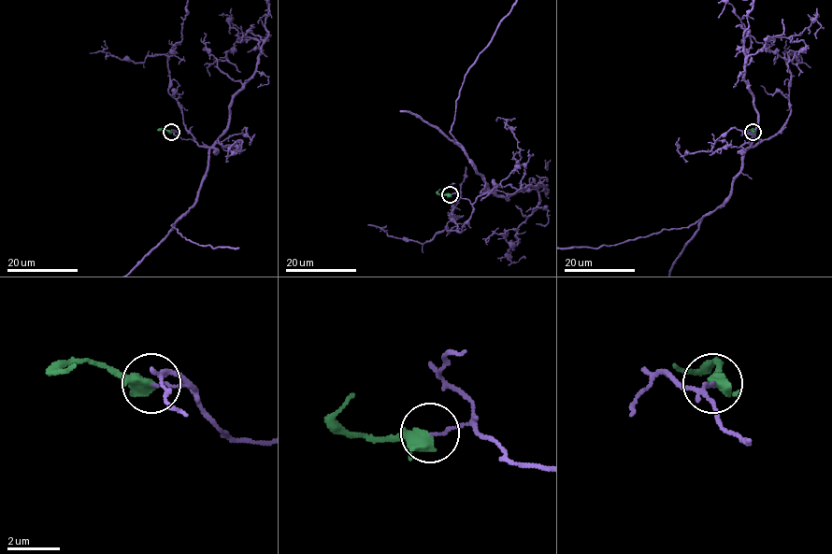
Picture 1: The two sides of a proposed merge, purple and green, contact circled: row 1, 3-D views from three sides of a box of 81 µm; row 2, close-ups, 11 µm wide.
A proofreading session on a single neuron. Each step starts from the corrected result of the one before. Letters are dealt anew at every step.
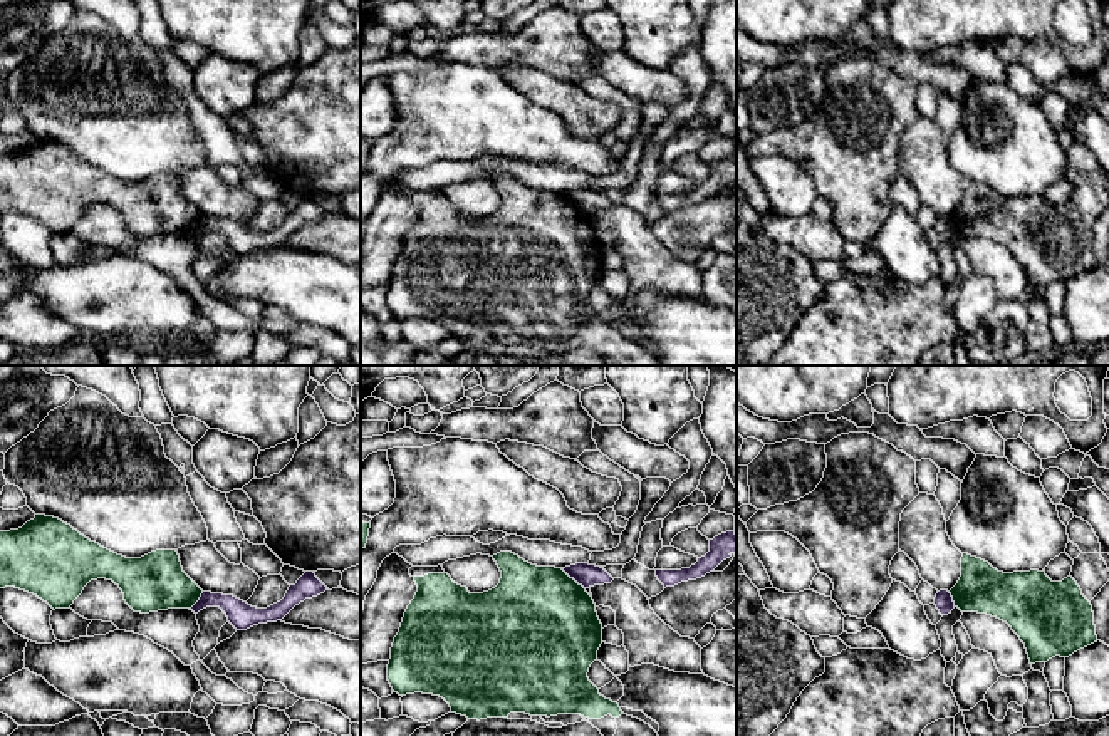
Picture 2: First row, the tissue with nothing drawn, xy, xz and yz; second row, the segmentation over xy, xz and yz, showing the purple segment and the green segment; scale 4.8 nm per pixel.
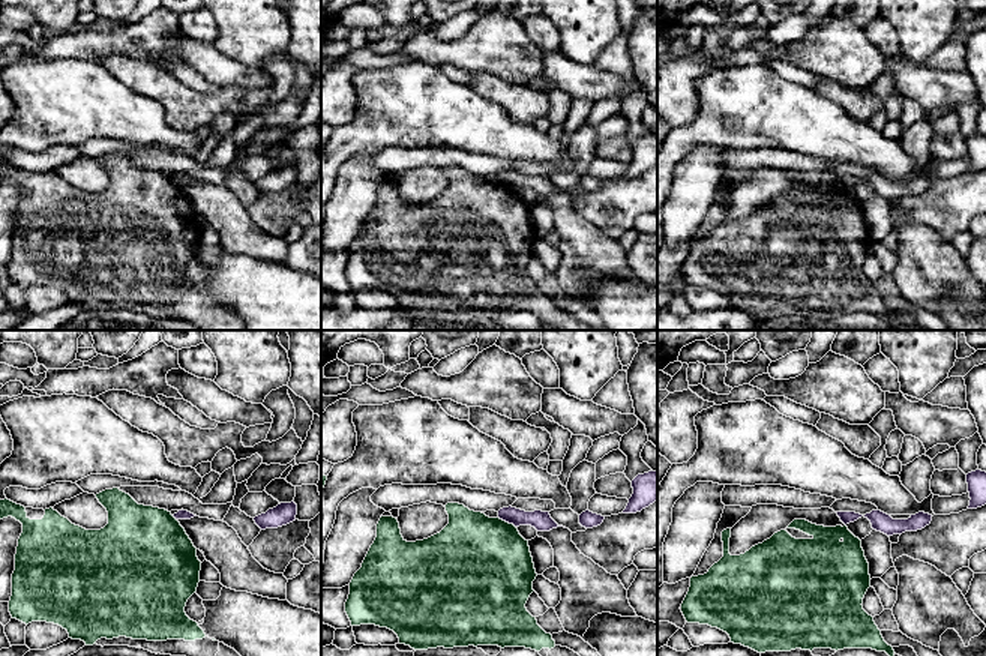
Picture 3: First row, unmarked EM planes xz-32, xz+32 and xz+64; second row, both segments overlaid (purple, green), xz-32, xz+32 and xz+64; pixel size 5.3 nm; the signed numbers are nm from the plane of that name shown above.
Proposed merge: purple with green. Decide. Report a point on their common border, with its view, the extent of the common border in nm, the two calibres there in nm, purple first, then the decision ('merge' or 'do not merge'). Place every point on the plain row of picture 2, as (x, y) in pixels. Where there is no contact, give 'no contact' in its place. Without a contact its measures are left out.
contact xz (572, 202); length 160 nm; calibres 110 and 480 nm; do not merge

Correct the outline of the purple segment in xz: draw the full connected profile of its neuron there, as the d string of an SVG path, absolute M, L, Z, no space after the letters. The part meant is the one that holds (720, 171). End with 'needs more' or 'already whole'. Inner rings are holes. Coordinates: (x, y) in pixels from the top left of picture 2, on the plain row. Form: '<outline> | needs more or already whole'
M735 154L721 158L710 164L710 176L705 181L698 183L698 186L690 193L656 194L656 201L664 210L664 213L674 211L681 206L696 205L710 196L715 196L715 193L733 178L737 178Z | already whole

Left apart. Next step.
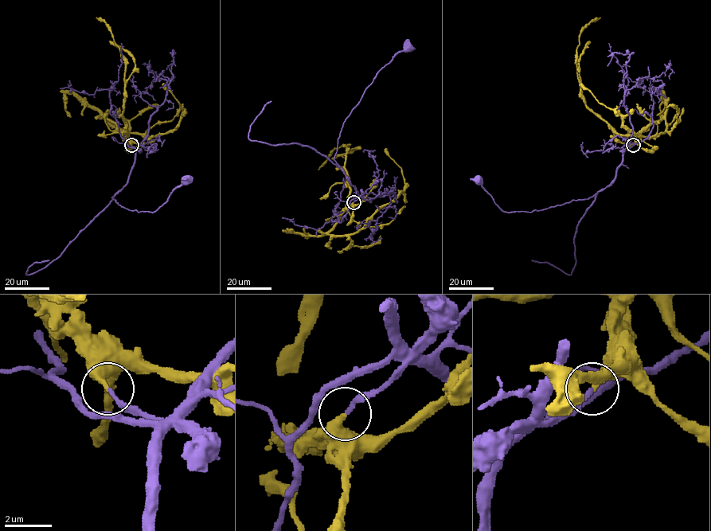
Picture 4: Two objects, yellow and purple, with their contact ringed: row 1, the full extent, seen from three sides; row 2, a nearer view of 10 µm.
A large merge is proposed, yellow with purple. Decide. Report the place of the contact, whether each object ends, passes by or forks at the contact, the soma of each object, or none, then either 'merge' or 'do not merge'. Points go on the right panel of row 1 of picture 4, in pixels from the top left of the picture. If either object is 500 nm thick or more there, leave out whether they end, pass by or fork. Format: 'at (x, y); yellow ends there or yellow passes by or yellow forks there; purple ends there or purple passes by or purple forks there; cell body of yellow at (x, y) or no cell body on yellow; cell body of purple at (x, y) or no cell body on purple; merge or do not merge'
at (633, 145); yellow ends there; purple ends there; no cell body on yellow; cell body of purple at (478, 179); do not merge

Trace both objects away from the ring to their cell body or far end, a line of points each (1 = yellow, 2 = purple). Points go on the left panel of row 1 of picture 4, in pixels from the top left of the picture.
1: (131, 145), (129, 137), (107, 119), (130, 132), (146, 136), (171, 132), (179, 124), (182, 110), (163, 83)
2: (131, 145), (136, 148), (135, 162), (128, 181), (112, 197), (122, 207), (138, 212), (155, 212), (187, 178)

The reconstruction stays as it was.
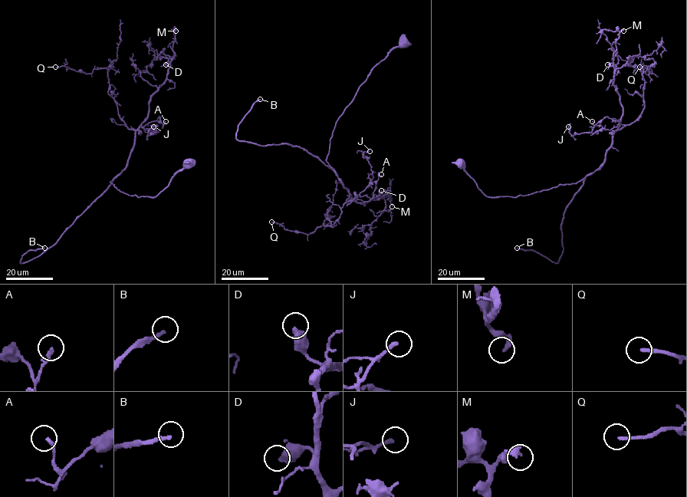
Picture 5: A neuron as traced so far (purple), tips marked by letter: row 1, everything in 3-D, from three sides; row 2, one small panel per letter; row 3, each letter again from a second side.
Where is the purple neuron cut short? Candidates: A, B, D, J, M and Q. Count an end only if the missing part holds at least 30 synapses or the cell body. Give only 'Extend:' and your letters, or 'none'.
Extend: B, M

